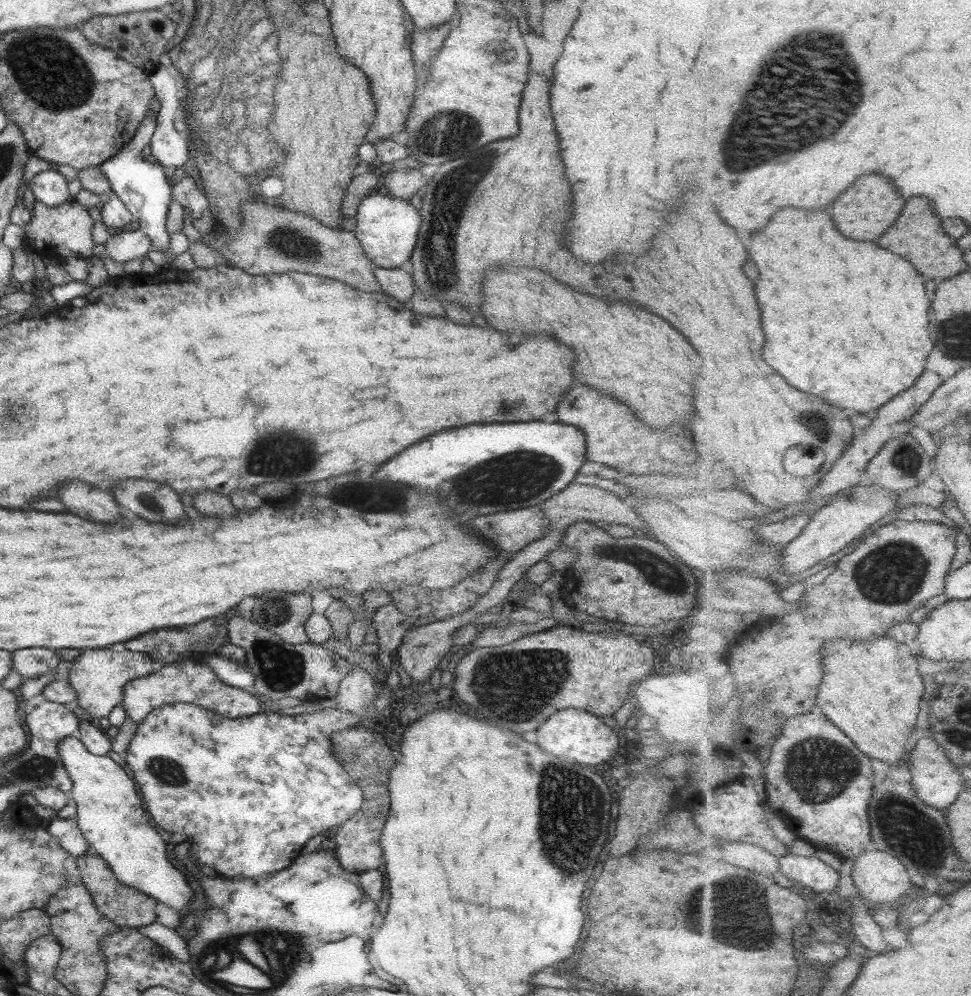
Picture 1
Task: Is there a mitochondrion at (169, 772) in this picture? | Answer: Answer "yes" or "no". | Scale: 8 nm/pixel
yes

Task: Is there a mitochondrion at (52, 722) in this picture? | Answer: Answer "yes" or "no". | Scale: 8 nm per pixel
no

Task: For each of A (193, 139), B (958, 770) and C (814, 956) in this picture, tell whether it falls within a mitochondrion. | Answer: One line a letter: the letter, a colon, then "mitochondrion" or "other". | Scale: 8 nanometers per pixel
A: other
B: other
C: other

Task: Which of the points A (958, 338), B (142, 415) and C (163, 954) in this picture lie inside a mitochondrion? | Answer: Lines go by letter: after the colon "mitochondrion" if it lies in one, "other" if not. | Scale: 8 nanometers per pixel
A: mitochondrion
B: other
C: other

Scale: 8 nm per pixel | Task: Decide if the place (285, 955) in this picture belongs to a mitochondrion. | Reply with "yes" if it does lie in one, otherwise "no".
yes

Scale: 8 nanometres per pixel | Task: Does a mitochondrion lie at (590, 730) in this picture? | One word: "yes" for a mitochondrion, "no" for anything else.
no

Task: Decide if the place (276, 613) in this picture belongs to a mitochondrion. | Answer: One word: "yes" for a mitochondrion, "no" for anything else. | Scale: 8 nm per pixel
yes

